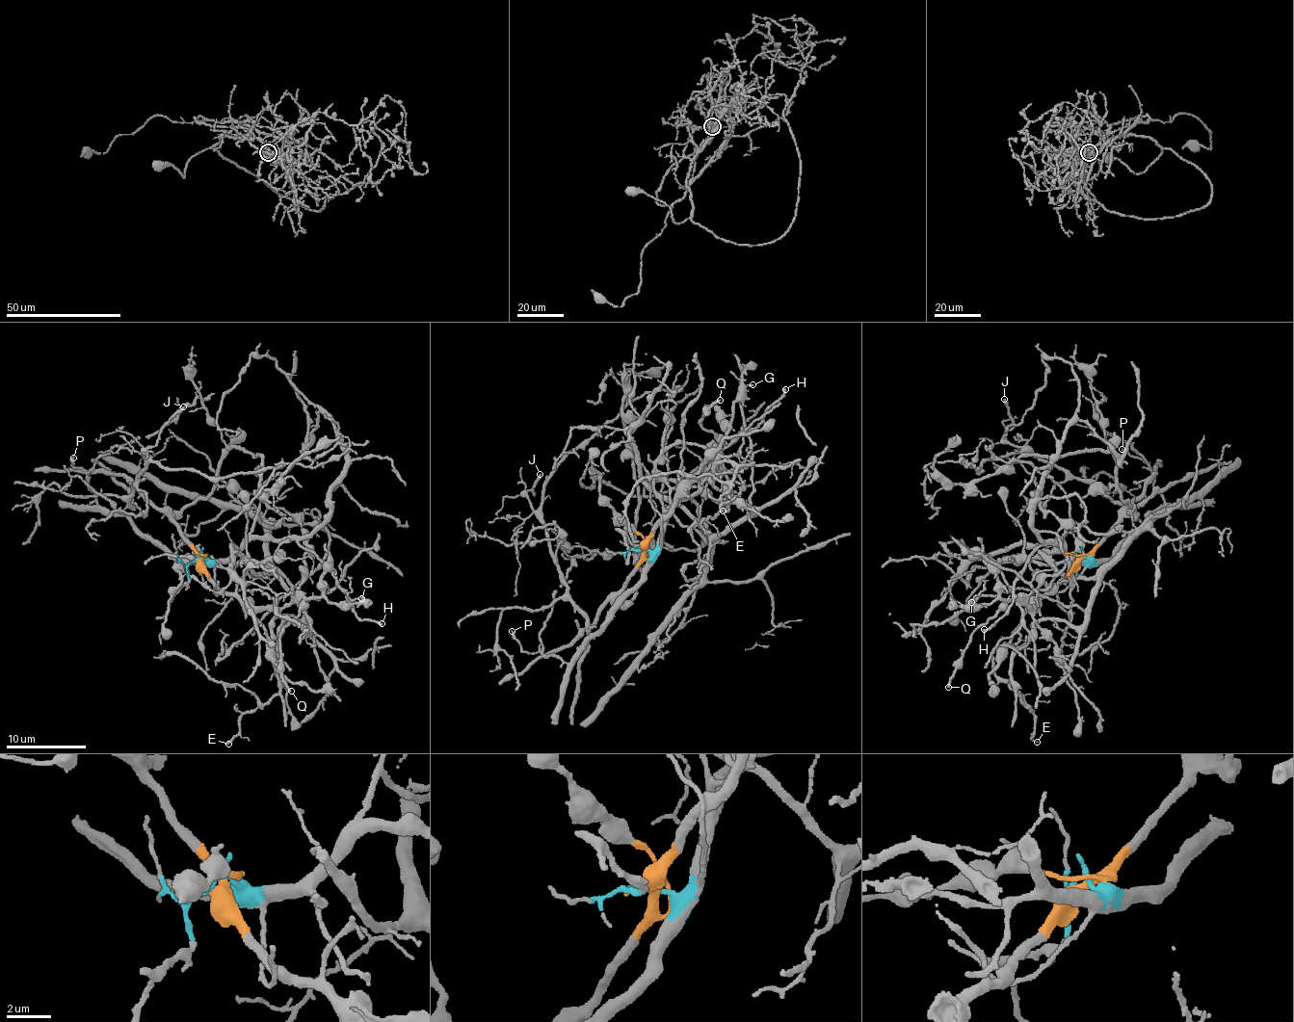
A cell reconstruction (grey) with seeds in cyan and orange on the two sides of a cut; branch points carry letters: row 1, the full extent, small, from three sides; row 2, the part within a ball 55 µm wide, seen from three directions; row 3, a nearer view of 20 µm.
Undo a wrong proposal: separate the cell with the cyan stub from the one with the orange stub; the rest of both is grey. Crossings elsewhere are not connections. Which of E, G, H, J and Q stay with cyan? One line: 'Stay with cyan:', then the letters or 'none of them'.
Stay with cyan: H

